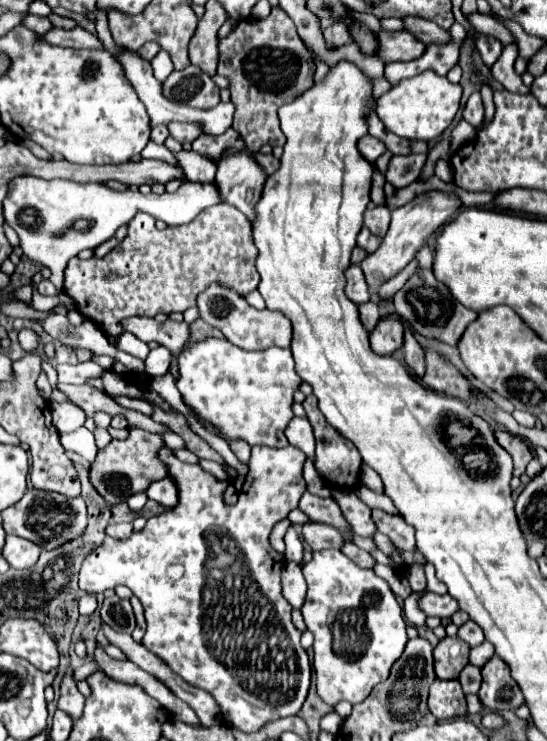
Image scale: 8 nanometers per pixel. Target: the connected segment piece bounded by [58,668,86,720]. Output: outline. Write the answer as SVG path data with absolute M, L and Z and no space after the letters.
M68 668L62 680L62 688L60 688L60 698L58 698L58 708L68 712L74 720L80 718L80 712L84 708L84 696L78 692L76 688L76 680L74 680L74 670Z

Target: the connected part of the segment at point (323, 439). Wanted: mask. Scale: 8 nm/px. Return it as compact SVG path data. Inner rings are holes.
M308 396L304 402L302 402L304 410L306 410L306 416L314 428L314 436L316 436L316 460L314 460L314 466L316 470L320 472L320 476L328 482L328 484L334 484L334 486L340 486L340 490L352 490L356 484L358 484L358 476L360 476L360 454L356 452L356 446L344 438L336 428L332 428L324 414L318 410L318 404L316 404L316 396Z

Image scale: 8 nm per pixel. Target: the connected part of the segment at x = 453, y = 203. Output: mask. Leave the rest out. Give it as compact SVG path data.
M430 190L424 192L420 196L416 196L412 202L408 202L406 206L398 208L392 212L392 222L390 222L390 230L384 236L380 248L364 258L364 262L360 264L366 276L366 282L370 288L380 286L384 280L392 278L396 272L400 272L418 252L418 248L440 228L448 222L448 218L462 206L460 198L454 192L440 192L440 190Z

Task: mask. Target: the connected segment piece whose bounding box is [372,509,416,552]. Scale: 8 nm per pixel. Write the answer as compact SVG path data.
M373 509L372 520L374 520L378 532L386 534L396 548L410 550L410 552L416 550L416 546L414 546L414 528L410 524L406 524L400 516L390 516L382 510Z

